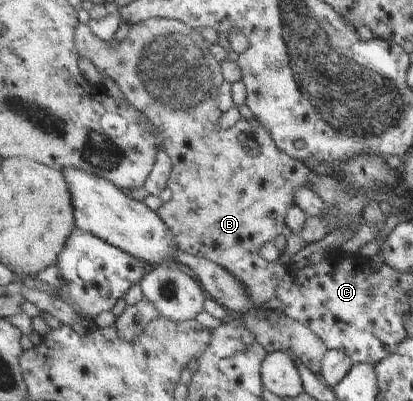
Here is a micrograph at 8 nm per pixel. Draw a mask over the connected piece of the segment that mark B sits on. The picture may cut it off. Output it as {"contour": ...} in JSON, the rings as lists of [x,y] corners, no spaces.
{"contour":[[[154,18],[144,23],[133,24],[127,38],[119,44],[109,44],[101,40],[87,26],[79,23],[74,36],[75,48],[81,58],[87,58],[99,74],[112,78],[119,88],[123,88],[128,102],[141,111],[155,125],[160,133],[162,148],[171,157],[173,168],[168,182],[173,197],[163,203],[157,214],[173,231],[174,241],[181,251],[196,257],[203,257],[226,268],[237,277],[247,289],[252,306],[257,310],[239,314],[242,324],[256,337],[268,353],[292,351],[305,366],[321,376],[322,364],[328,354],[328,345],[307,325],[301,324],[283,312],[274,313],[269,308],[269,300],[277,298],[276,290],[284,282],[289,266],[270,263],[260,255],[264,244],[272,243],[285,230],[285,216],[294,205],[294,192],[306,187],[313,174],[303,161],[294,159],[283,152],[272,137],[272,133],[257,119],[240,118],[234,126],[217,130],[217,122],[222,120],[219,108],[219,87],[225,82],[221,74],[221,64],[209,52],[209,42],[200,29],[193,28],[180,20]]]}

